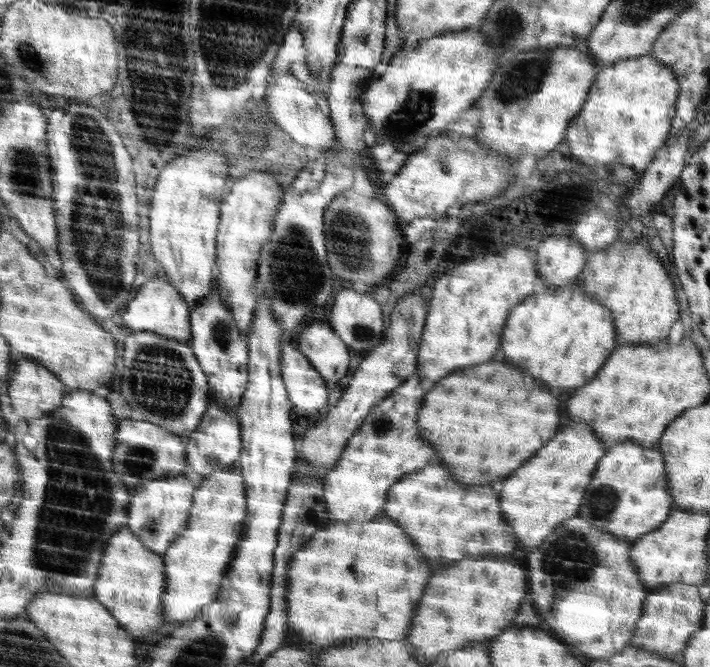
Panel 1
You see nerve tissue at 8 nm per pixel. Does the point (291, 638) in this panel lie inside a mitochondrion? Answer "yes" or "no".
no

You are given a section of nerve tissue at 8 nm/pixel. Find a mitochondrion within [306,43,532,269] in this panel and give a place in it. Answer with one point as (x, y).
(416, 110)

